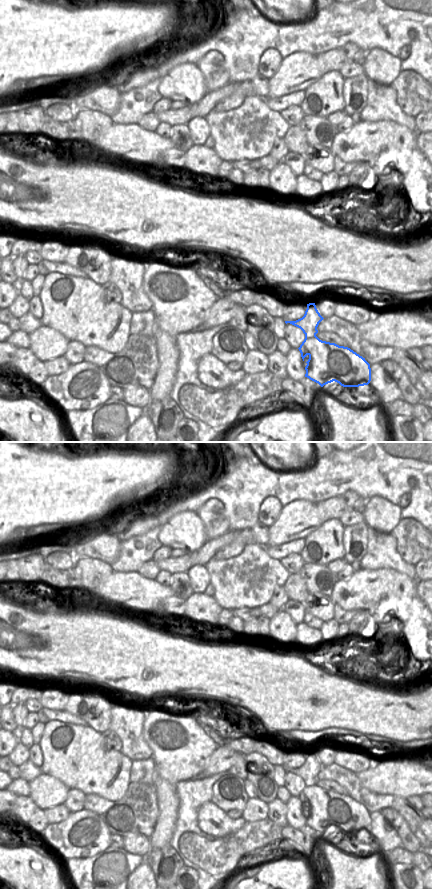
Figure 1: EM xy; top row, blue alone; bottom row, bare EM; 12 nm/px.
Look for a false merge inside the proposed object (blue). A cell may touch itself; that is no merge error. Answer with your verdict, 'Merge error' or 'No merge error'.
No merge error.

